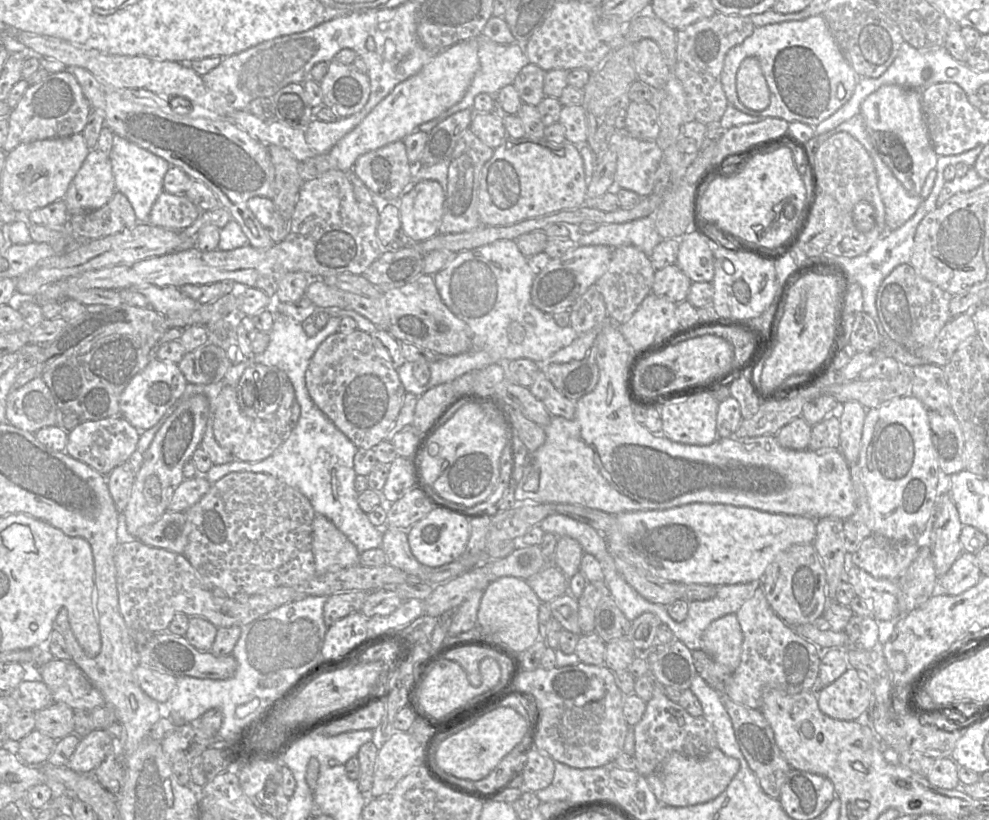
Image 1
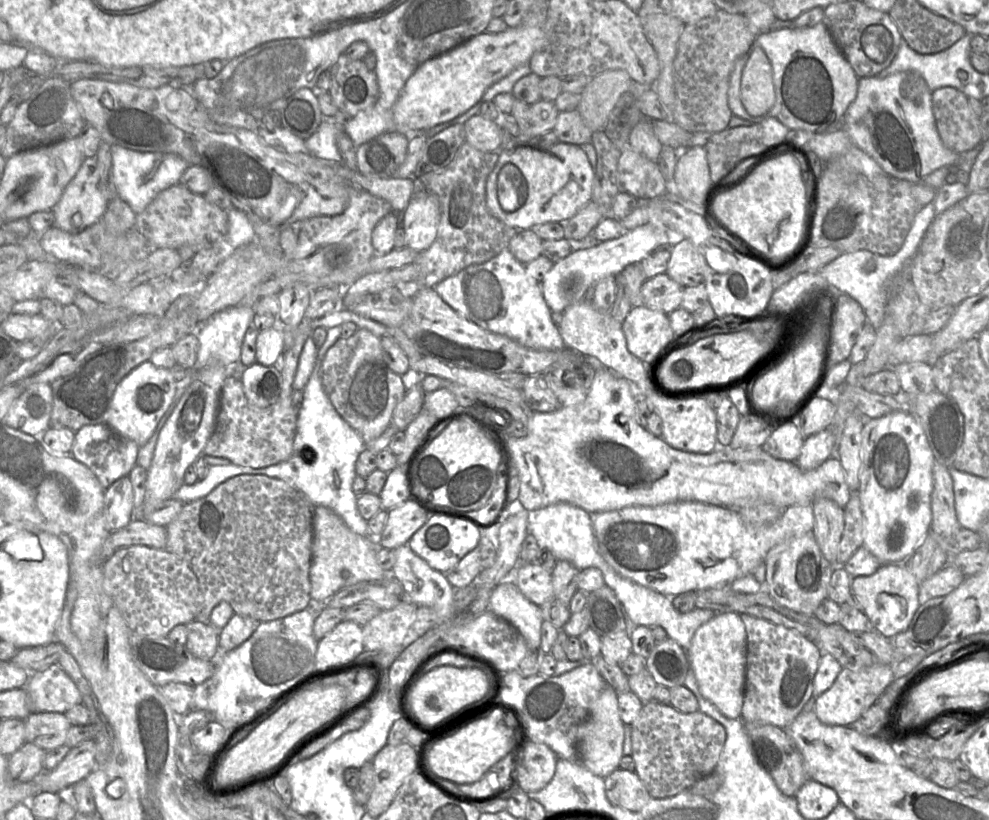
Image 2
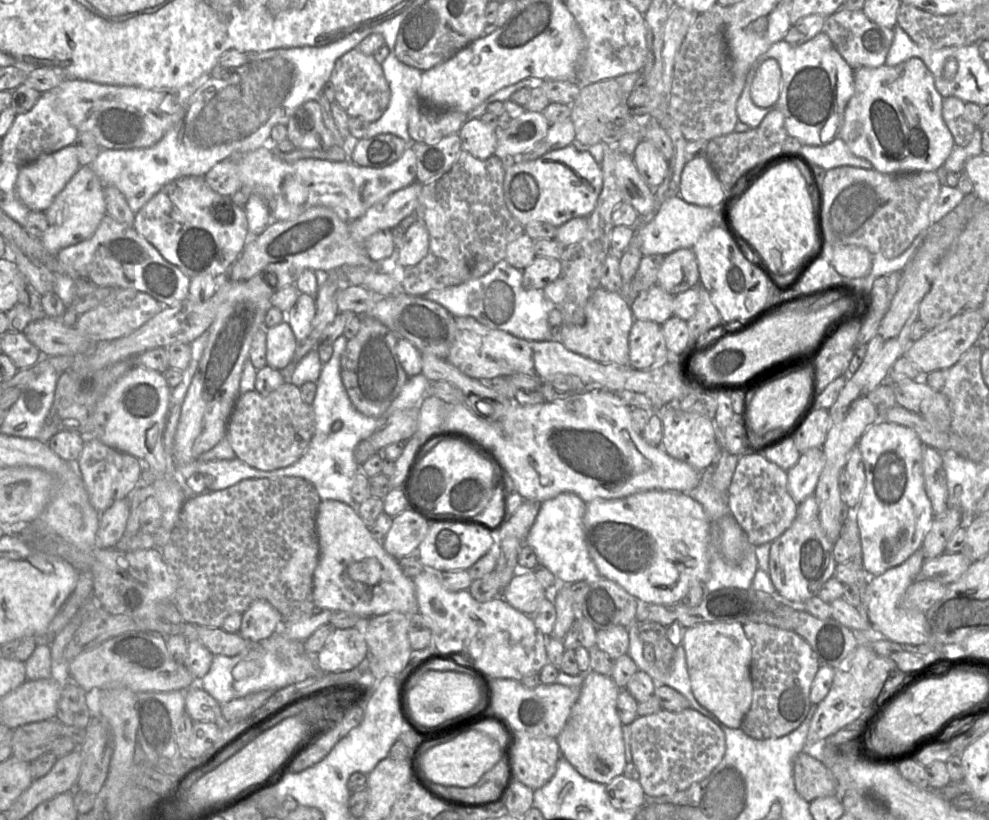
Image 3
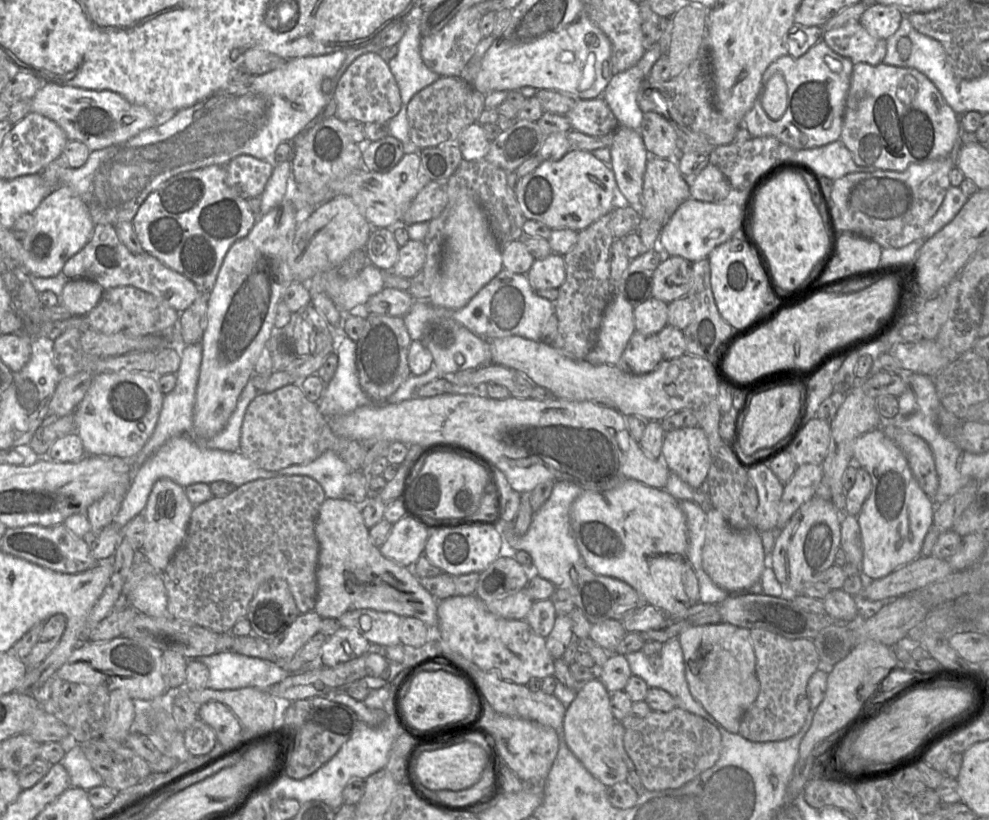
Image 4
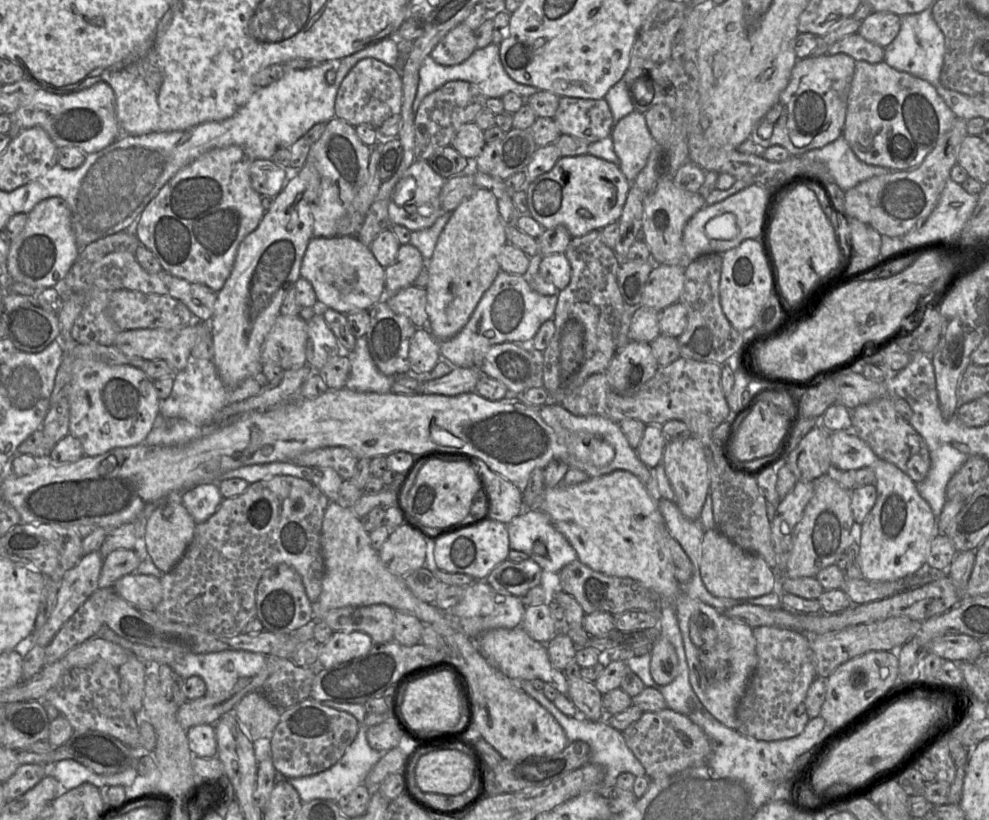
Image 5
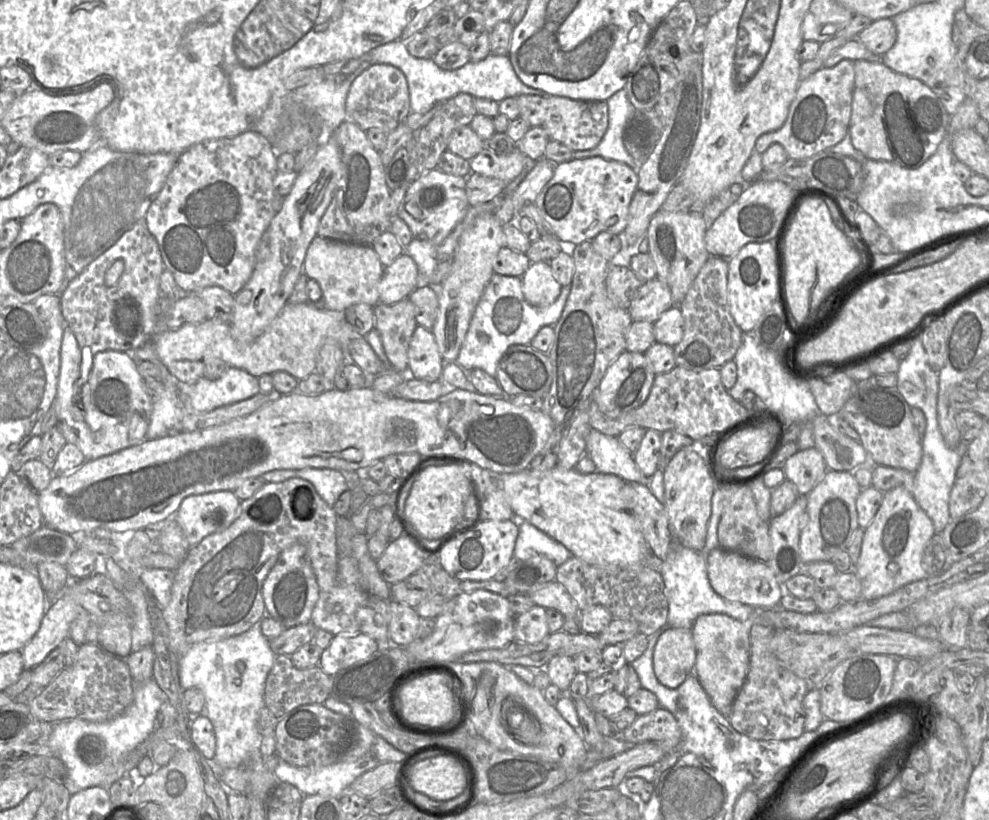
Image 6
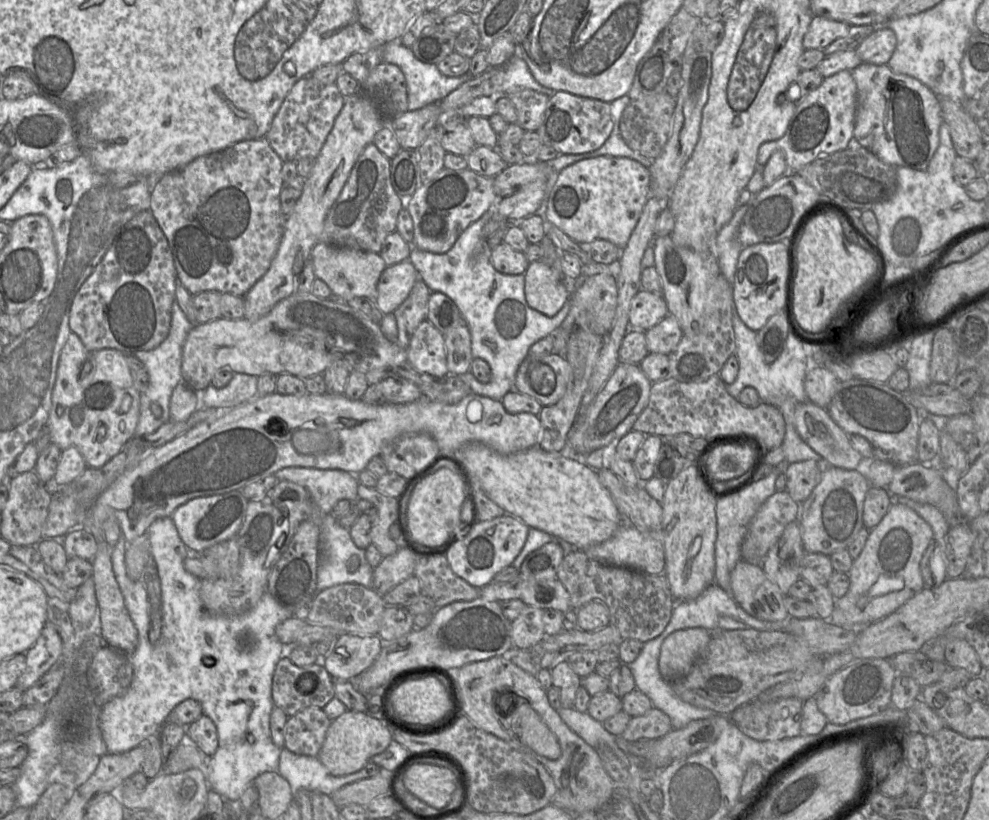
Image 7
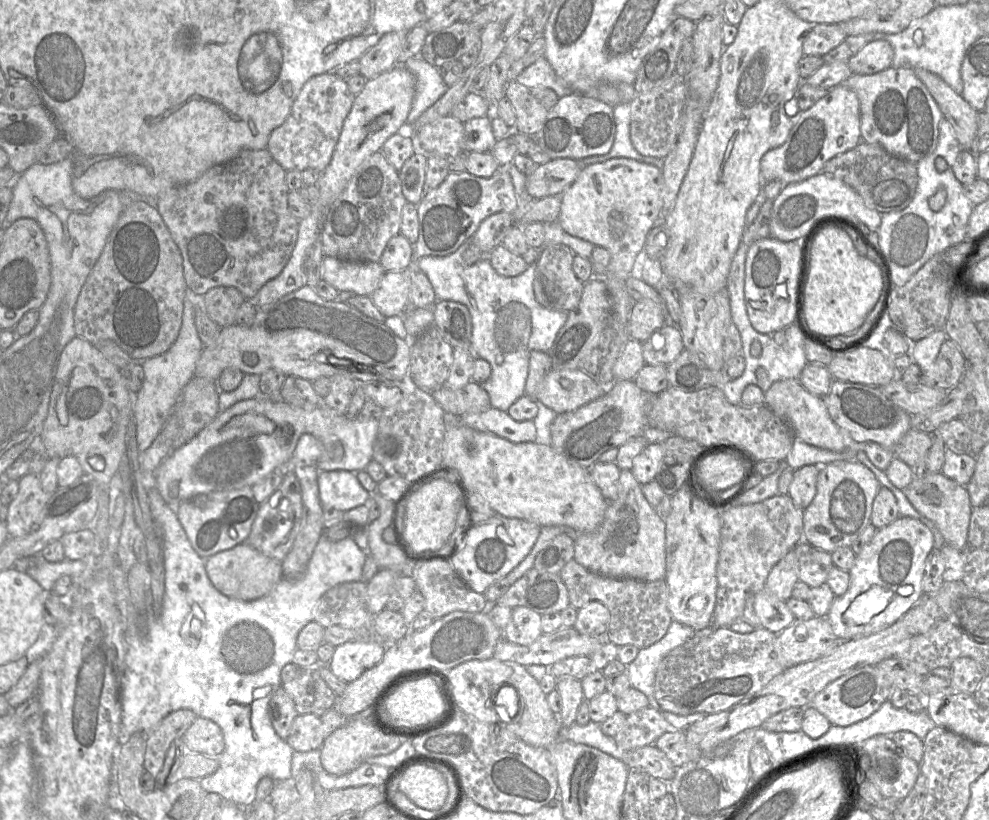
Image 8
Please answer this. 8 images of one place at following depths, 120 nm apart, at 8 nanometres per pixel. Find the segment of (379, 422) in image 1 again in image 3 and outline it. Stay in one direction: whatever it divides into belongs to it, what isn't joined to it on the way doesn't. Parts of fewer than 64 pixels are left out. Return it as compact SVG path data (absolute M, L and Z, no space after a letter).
M362 315L359 332L348 340L341 355L340 373L343 385L353 406L365 416L382 416L408 380L396 352L398 339L379 320Z

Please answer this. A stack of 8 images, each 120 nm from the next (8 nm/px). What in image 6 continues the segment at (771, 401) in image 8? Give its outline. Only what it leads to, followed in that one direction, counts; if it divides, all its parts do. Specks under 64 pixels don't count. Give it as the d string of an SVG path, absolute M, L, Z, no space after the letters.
M820 414L814 418L813 436L815 447L823 455L828 470L853 473L858 467L869 463L869 456L863 445L835 430L827 416Z

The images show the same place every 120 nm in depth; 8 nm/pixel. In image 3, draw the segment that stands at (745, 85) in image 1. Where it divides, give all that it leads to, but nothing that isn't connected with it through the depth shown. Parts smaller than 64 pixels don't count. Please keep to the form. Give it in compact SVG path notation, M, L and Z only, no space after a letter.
M766 59L755 73L751 84L751 99L760 108L769 108L776 104L781 92L782 73L779 63Z

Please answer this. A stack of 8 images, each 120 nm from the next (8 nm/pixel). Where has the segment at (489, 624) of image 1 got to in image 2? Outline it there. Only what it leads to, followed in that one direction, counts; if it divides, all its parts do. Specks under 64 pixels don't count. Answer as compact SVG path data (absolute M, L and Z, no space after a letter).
M504 580L491 592L488 611L502 617L524 637L529 651L540 650L541 607L527 599L512 580Z

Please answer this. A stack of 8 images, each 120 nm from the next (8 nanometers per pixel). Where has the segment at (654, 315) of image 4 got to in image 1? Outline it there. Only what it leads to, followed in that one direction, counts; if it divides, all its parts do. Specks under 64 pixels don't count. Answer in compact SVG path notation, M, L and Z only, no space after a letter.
M676 265L656 270L651 293L676 304L686 300L692 281Z

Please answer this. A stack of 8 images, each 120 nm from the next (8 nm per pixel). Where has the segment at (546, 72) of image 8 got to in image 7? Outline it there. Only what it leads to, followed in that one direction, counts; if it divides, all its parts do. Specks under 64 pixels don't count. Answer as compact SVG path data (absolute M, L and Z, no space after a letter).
M516 54L504 65L494 68L502 68L502 83L498 86L498 95L522 89L532 89L547 95L549 98L556 93L555 90L538 83L526 62Z

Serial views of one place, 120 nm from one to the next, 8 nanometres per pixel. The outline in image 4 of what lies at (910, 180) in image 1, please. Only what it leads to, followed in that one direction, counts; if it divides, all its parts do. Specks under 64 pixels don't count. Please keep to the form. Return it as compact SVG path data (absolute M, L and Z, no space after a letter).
M880 63L854 65L840 140L852 153L858 166L903 172L912 164L921 164L948 156L962 131L961 120L945 101L934 83L915 68Z

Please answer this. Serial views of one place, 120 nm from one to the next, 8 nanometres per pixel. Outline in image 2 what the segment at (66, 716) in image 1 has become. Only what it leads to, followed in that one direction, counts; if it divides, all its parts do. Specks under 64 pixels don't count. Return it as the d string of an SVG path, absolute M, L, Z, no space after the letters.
M31 713L25 722L25 742L48 752L65 744L71 724L64 713Z

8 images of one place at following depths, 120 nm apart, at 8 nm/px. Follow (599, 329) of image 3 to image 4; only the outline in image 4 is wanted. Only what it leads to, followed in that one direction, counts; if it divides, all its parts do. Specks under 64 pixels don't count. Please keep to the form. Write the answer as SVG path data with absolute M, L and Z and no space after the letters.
M615 293L607 305L598 338L585 361L594 365L617 365L631 336L636 332L634 307L619 293Z

